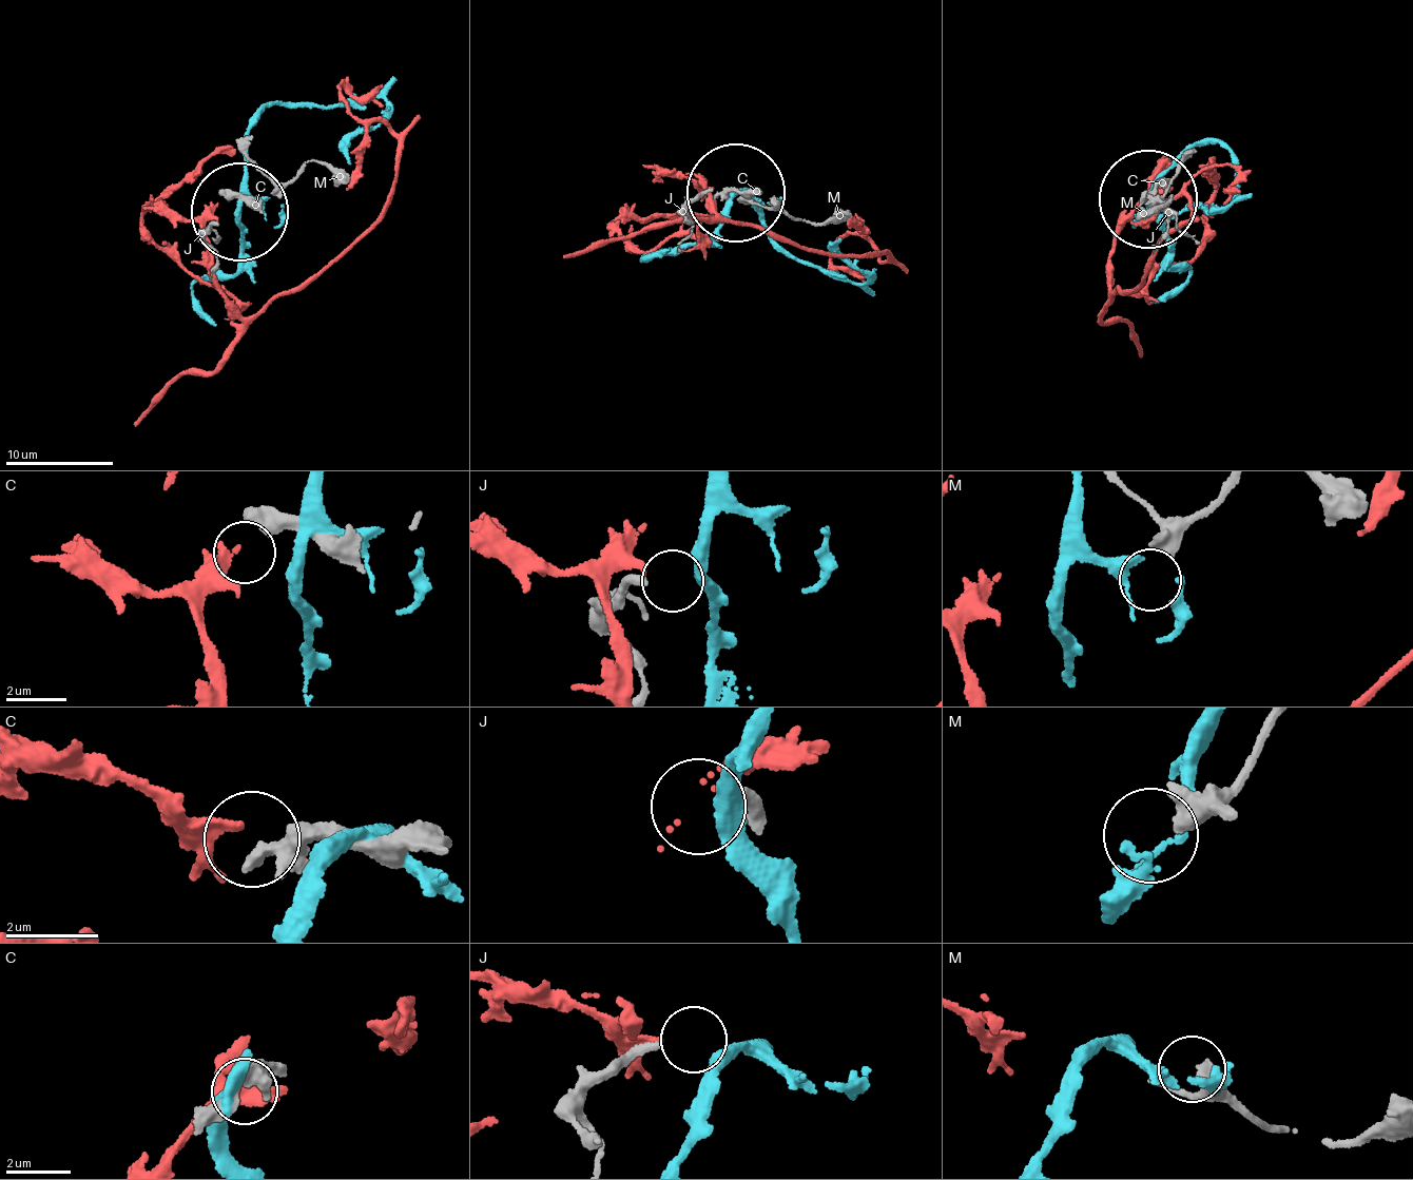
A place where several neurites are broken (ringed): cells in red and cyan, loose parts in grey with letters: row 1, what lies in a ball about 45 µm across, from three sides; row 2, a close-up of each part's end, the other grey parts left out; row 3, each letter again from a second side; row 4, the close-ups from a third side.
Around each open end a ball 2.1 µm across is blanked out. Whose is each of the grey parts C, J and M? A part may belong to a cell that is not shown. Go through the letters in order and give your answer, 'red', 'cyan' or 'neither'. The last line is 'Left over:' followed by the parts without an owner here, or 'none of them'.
C: red
J: neither
M: neither
Left over: J, M

